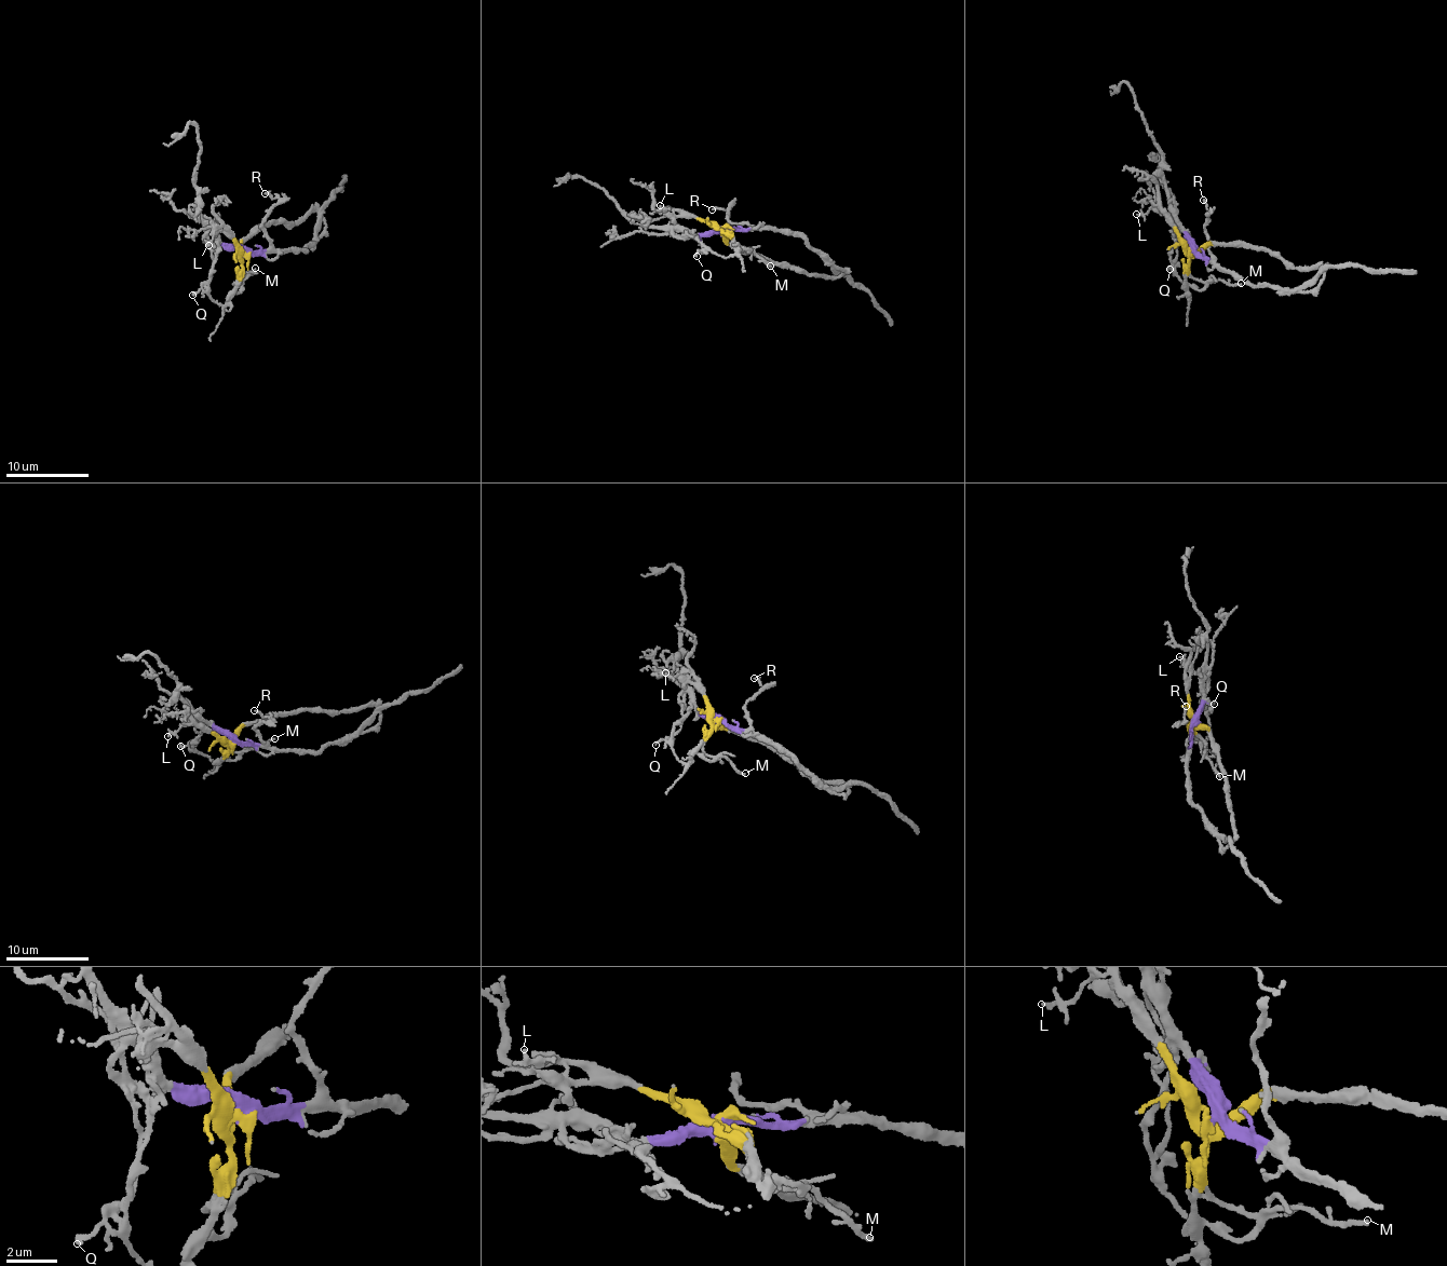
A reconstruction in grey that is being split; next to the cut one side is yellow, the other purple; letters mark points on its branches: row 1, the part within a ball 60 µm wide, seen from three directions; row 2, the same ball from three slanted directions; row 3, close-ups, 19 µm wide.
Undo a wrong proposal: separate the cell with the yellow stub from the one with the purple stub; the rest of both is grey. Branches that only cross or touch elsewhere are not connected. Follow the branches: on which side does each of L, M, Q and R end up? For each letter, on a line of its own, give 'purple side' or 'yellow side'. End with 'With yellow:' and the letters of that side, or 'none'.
L: yellow side
M: yellow side
Q: purple side
R: purple side
With yellow: L, M

